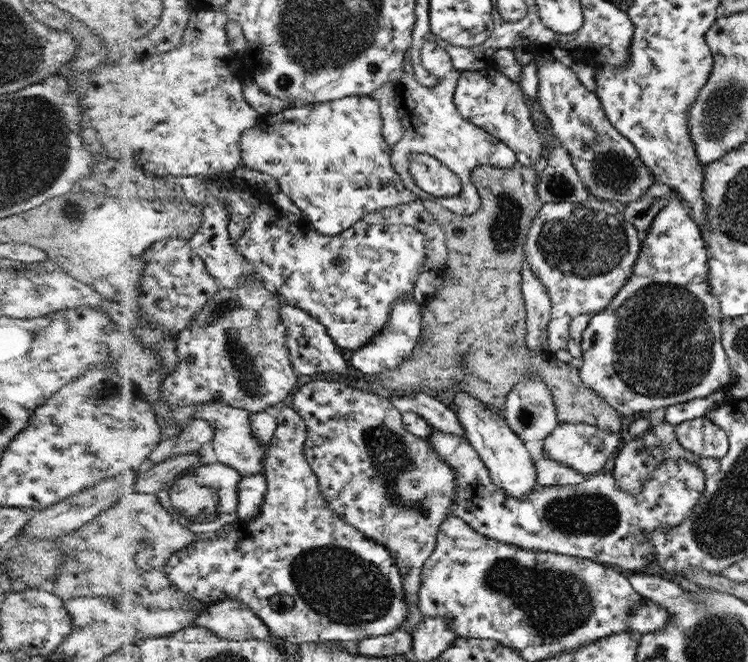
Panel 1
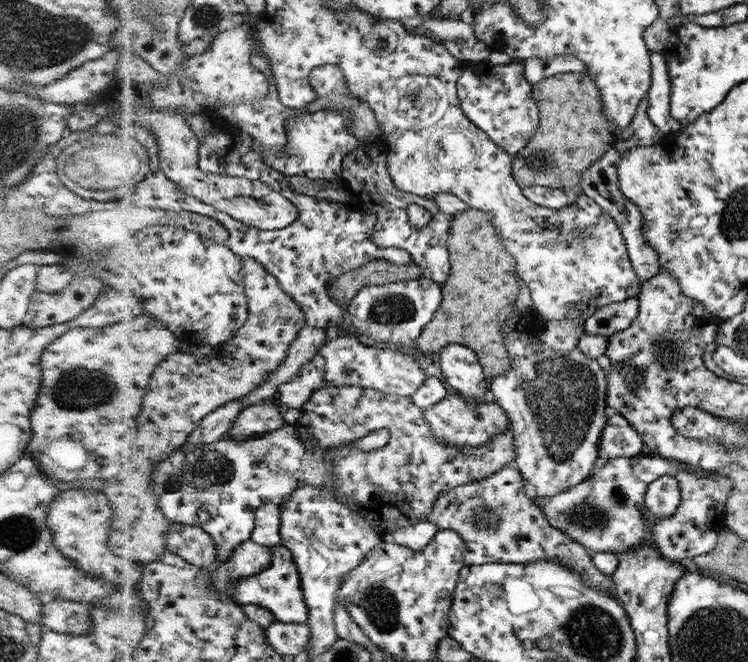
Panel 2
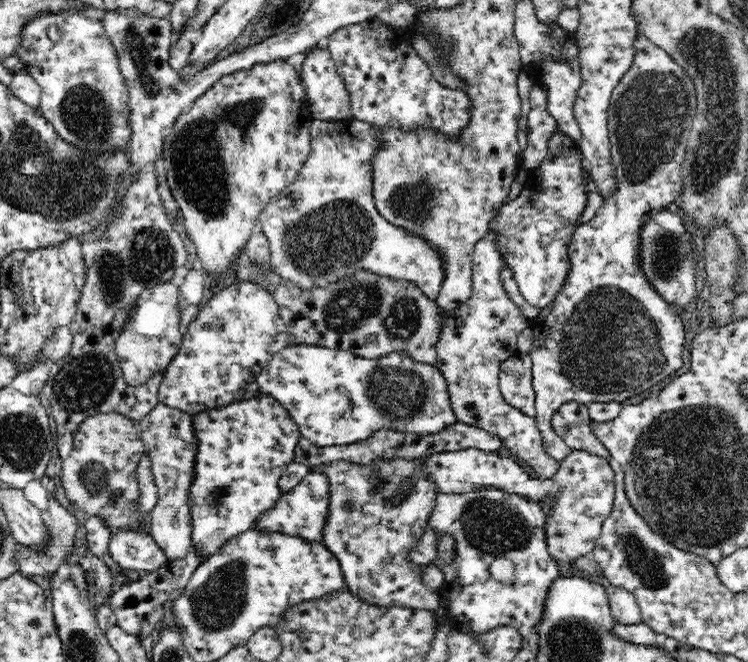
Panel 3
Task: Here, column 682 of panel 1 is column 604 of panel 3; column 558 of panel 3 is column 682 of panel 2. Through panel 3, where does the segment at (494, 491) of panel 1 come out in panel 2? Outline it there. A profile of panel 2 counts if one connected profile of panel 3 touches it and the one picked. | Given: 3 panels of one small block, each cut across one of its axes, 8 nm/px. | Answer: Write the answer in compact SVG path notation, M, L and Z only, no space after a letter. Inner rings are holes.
M617 457L606 459L606 464L601 468L592 469L590 475L584 481L575 486L566 488L559 495L552 497L538 497L532 495L532 501L540 507L545 520L553 528L560 529L567 538L574 540L583 546L590 554L595 552L627 552L632 548L638 548L642 542L652 544L664 560L683 560L697 555L703 555L712 550L717 540L717 534L727 528L724 524L724 509L726 499L732 490L731 479L715 473L712 477L698 477L691 471L680 467L678 461L665 457L625 458ZM663 475L675 477L680 489L680 502L676 511L671 516L659 519L649 524L644 519L644 493L649 484L653 484L656 478Z

